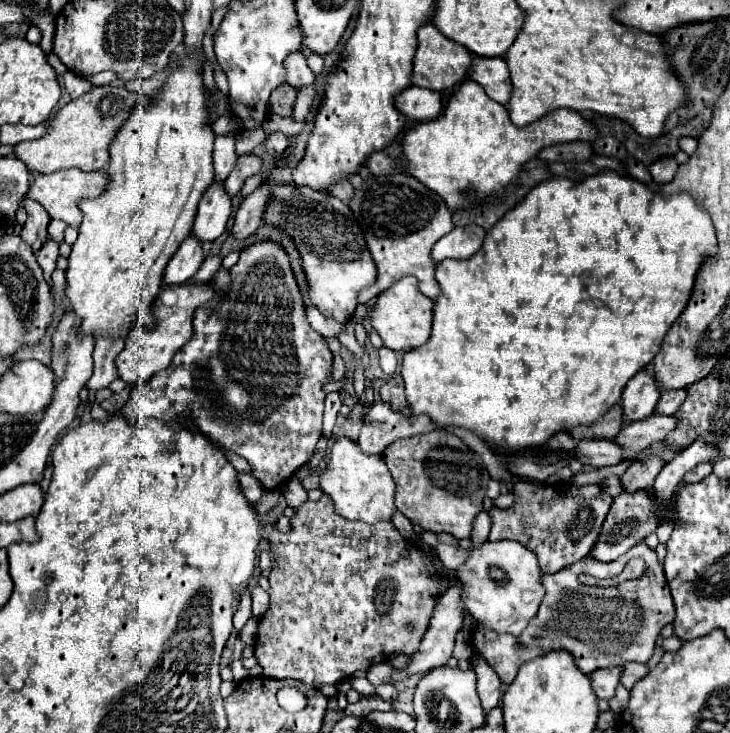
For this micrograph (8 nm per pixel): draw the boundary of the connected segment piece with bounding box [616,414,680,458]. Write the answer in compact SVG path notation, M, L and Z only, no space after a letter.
M652 414L644 420L636 420L624 426L616 442L624 446L624 458L636 458L646 446L664 440L678 426L678 422L680 420L674 414L672 416Z

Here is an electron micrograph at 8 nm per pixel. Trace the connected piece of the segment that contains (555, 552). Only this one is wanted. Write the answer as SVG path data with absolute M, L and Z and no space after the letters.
M532 482L516 484L516 502L514 506L502 510L492 508L492 530L488 540L516 540L538 556L540 568L544 574L560 572L574 562L586 558L594 548L606 514L612 506L612 496L608 492L598 492L590 498L574 498L568 484L546 484L536 486Z

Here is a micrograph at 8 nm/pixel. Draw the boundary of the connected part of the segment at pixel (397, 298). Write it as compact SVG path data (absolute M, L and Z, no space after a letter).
M404 276L402 280L394 282L388 290L384 290L370 312L370 320L374 330L380 334L386 348L392 350L410 350L422 346L432 332L432 318L434 318L434 300L424 296L418 288L418 280L414 276Z

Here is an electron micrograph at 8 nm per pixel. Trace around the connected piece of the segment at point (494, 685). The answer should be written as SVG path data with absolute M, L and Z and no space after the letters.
M474 654L470 658L470 662L472 662L472 670L478 676L478 696L482 700L482 708L486 712L490 712L500 702L500 696L502 696L500 686L502 686L502 682L500 682L498 674L488 666L488 662L484 660L482 654Z

